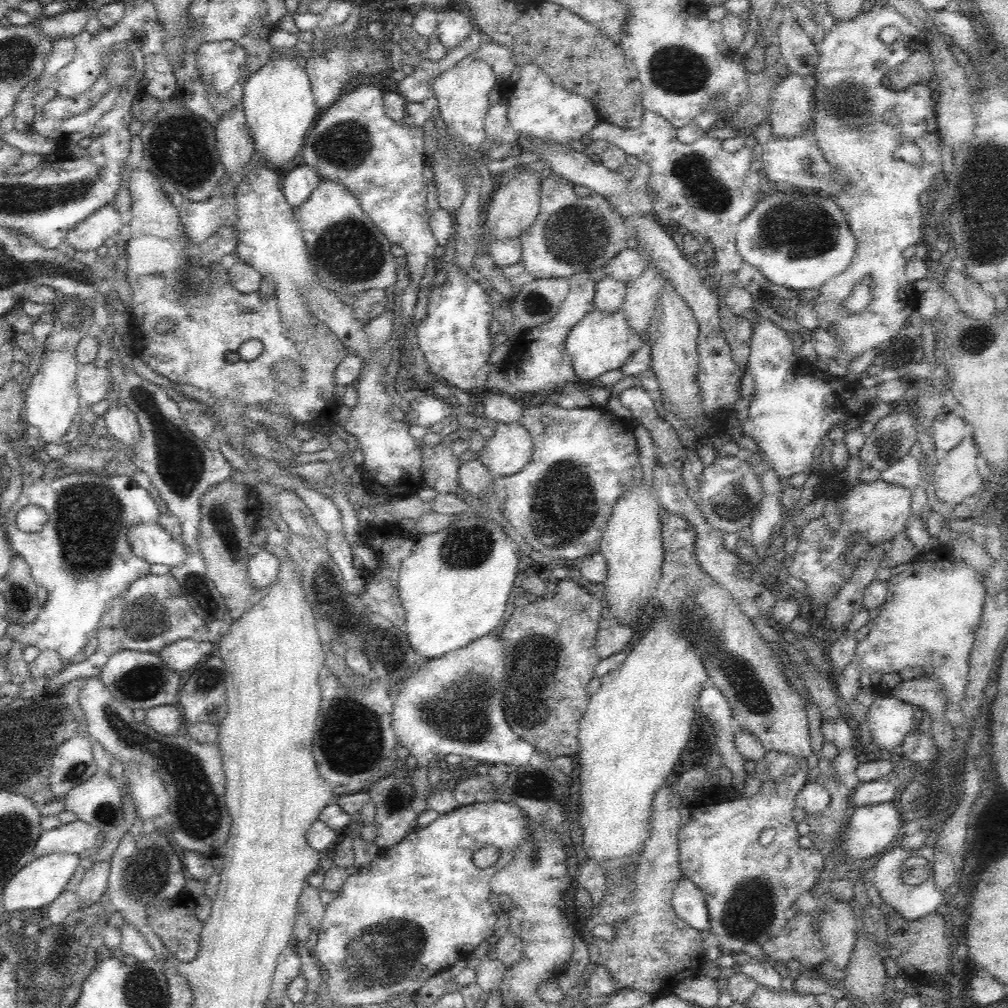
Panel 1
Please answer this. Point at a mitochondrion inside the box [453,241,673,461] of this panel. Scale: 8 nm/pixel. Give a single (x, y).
(537, 303)

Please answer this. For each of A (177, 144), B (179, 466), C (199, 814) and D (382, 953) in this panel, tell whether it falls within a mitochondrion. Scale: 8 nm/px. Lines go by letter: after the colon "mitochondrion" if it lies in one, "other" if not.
A: mitochondrion
B: mitochondrion
C: mitochondrion
D: mitochondrion

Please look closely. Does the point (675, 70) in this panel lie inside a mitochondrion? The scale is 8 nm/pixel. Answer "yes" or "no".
yes

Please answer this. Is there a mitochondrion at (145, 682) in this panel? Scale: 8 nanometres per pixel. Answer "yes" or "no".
yes

